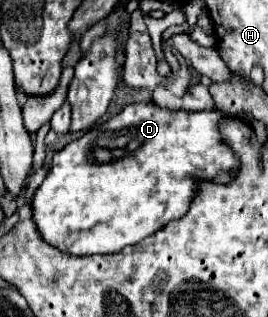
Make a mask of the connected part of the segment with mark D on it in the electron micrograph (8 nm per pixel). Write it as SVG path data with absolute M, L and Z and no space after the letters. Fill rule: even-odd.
M152 102L132 104L102 126L66 144L54 154L54 168L48 170L48 176L32 200L34 222L42 238L50 242L50 246L58 250L68 248L68 252L76 256L114 254L124 246L138 244L146 236L152 236L170 220L182 218L188 212L200 182L228 184L236 176L234 170L240 168L238 156L222 140L218 130L218 122L226 116L228 114L218 108L186 112L158 108Z

